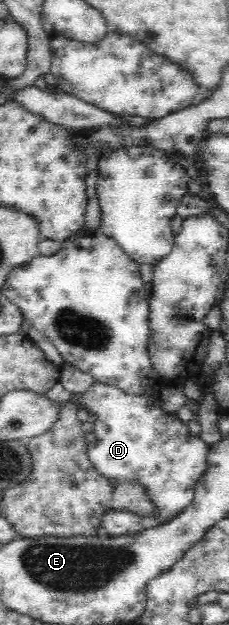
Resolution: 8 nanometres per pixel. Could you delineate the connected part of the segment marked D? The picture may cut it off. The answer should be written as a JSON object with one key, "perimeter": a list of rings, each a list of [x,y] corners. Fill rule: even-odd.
{"perimeter":[[[93,383],[79,393],[80,406],[95,414],[93,436],[97,442],[88,445],[88,459],[97,474],[106,478],[111,486],[141,485],[145,489],[153,505],[153,512],[148,515],[137,514],[127,507],[109,507],[103,511],[100,518],[100,531],[114,537],[132,537],[143,530],[161,526],[163,523],[177,518],[191,504],[194,499],[197,482],[203,478],[207,470],[207,456],[209,445],[201,440],[200,435],[189,431],[188,424],[177,416],[177,413],[165,412],[156,396],[143,397],[127,394],[115,386]]]}

